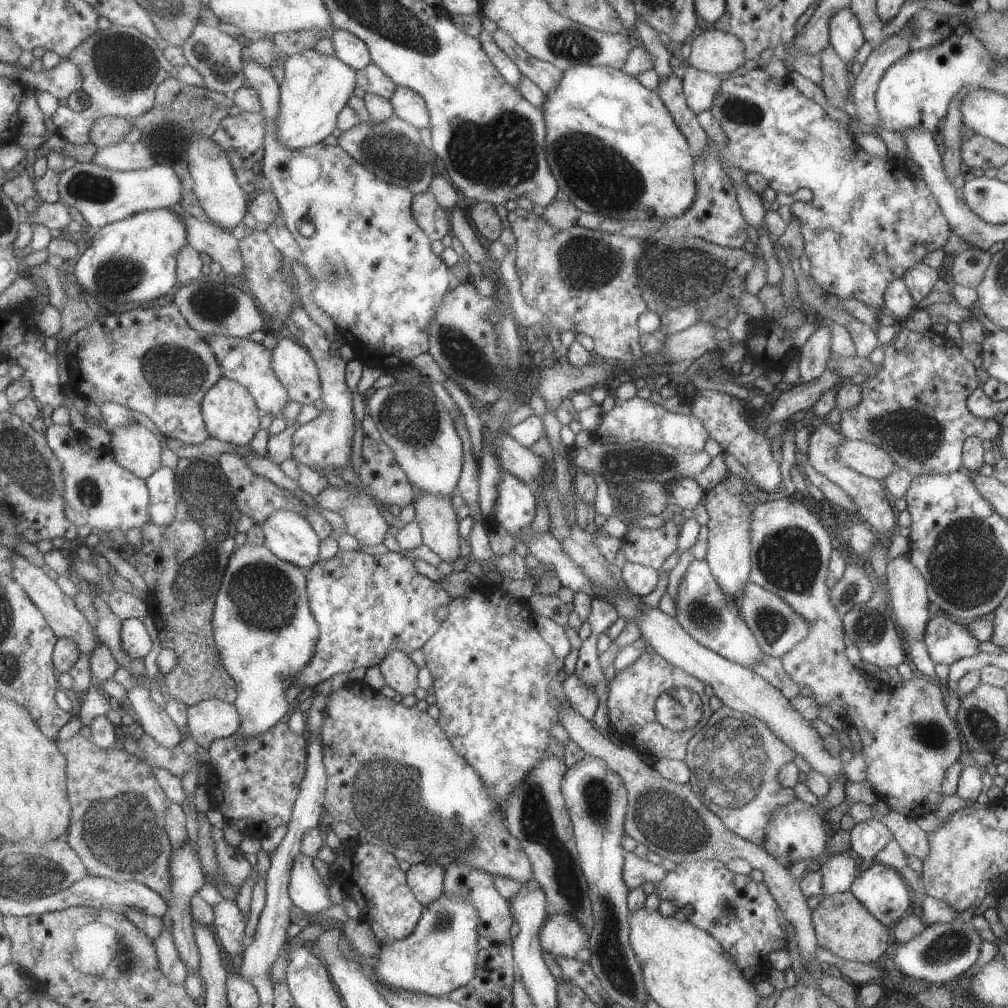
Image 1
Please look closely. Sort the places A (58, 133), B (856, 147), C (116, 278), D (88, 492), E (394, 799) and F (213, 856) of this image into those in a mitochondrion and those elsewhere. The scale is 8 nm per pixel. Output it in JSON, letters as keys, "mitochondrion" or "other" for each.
{"A":"other","B":"other","C":"mitochondrion","D":"mitochondrion","E":"mitochondrion","F":"other"}

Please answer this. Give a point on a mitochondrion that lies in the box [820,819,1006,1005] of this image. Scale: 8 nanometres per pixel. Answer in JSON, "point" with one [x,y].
{"point":[950,945]}

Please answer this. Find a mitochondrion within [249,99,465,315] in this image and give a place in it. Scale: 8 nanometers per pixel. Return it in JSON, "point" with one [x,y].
{"point":[393,152]}

